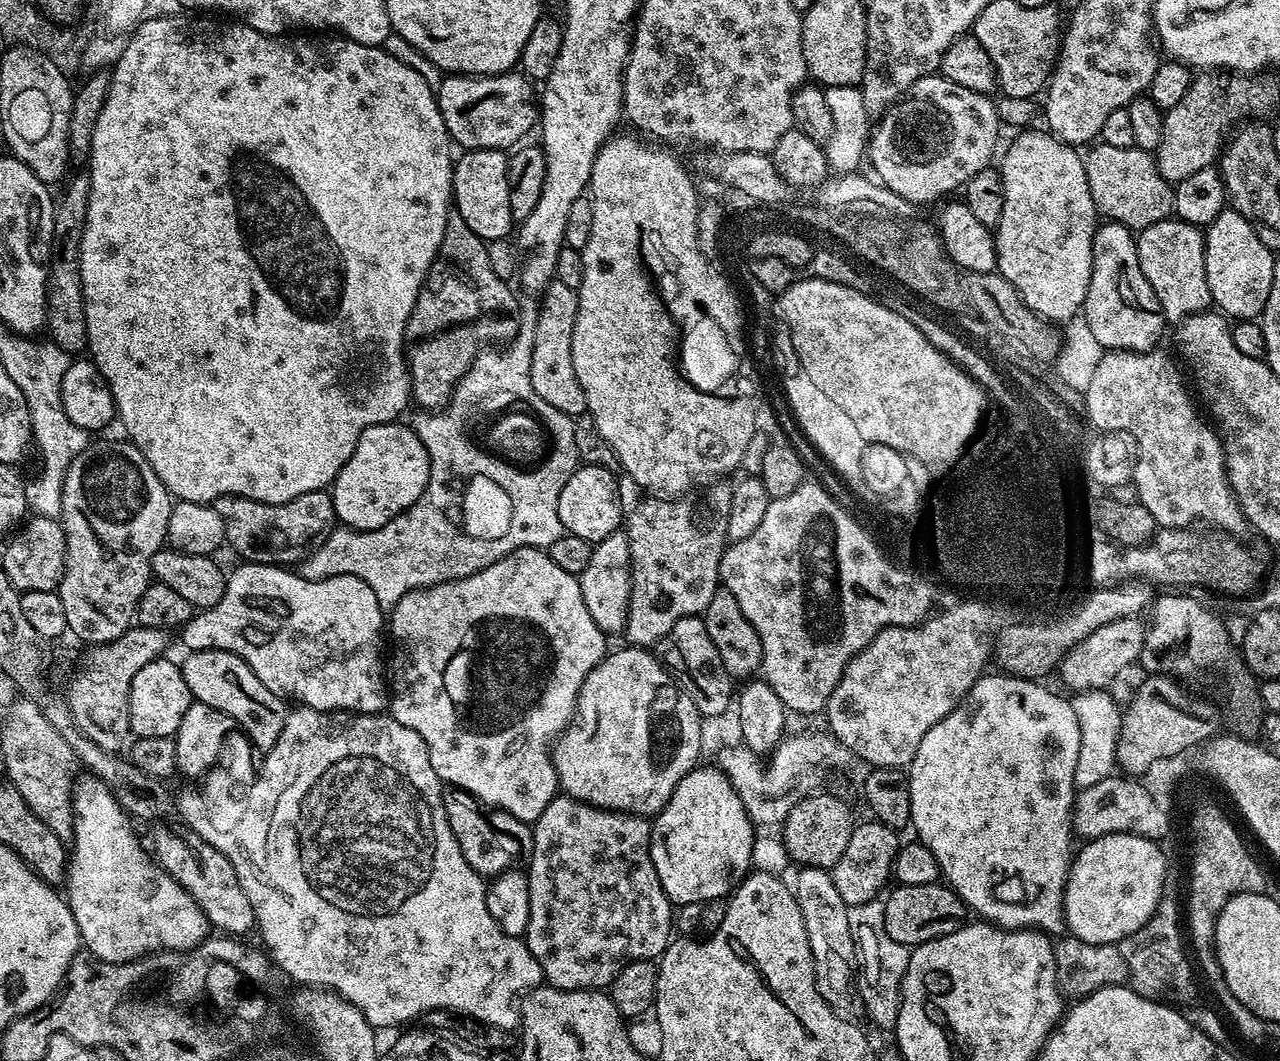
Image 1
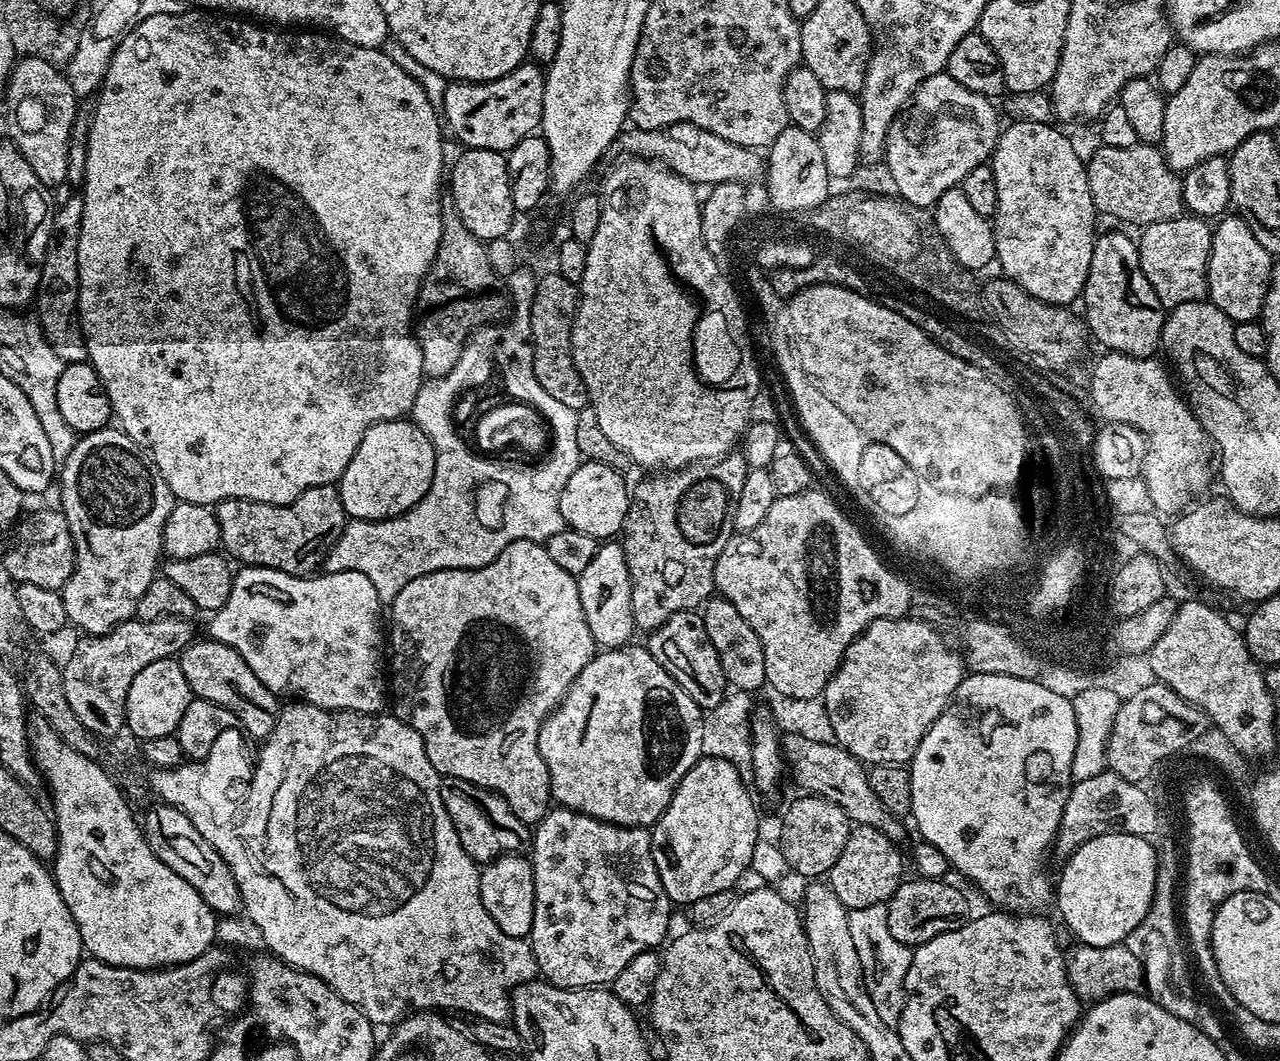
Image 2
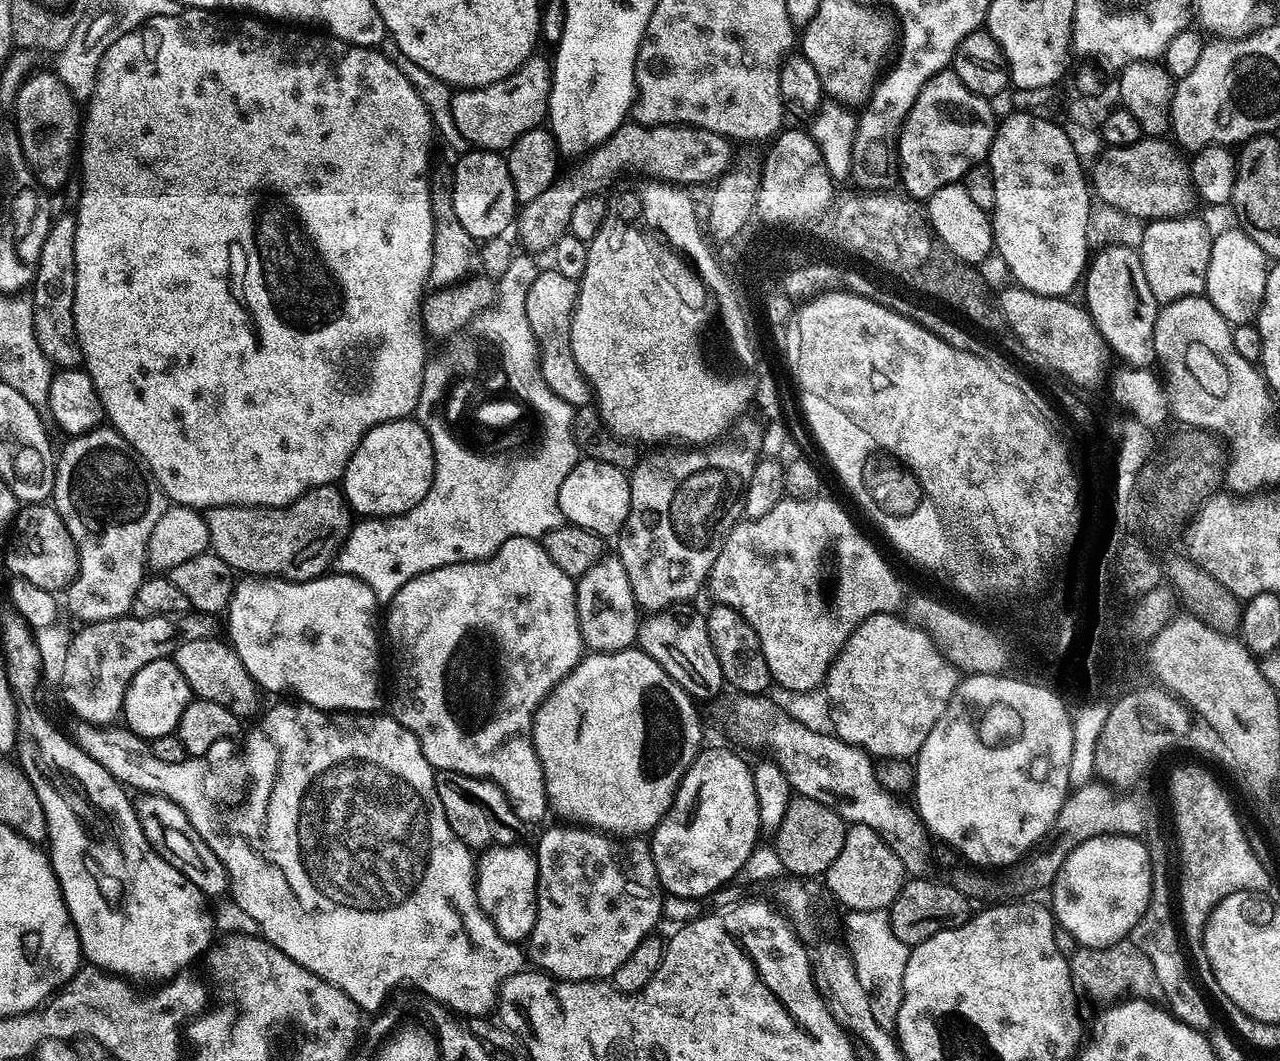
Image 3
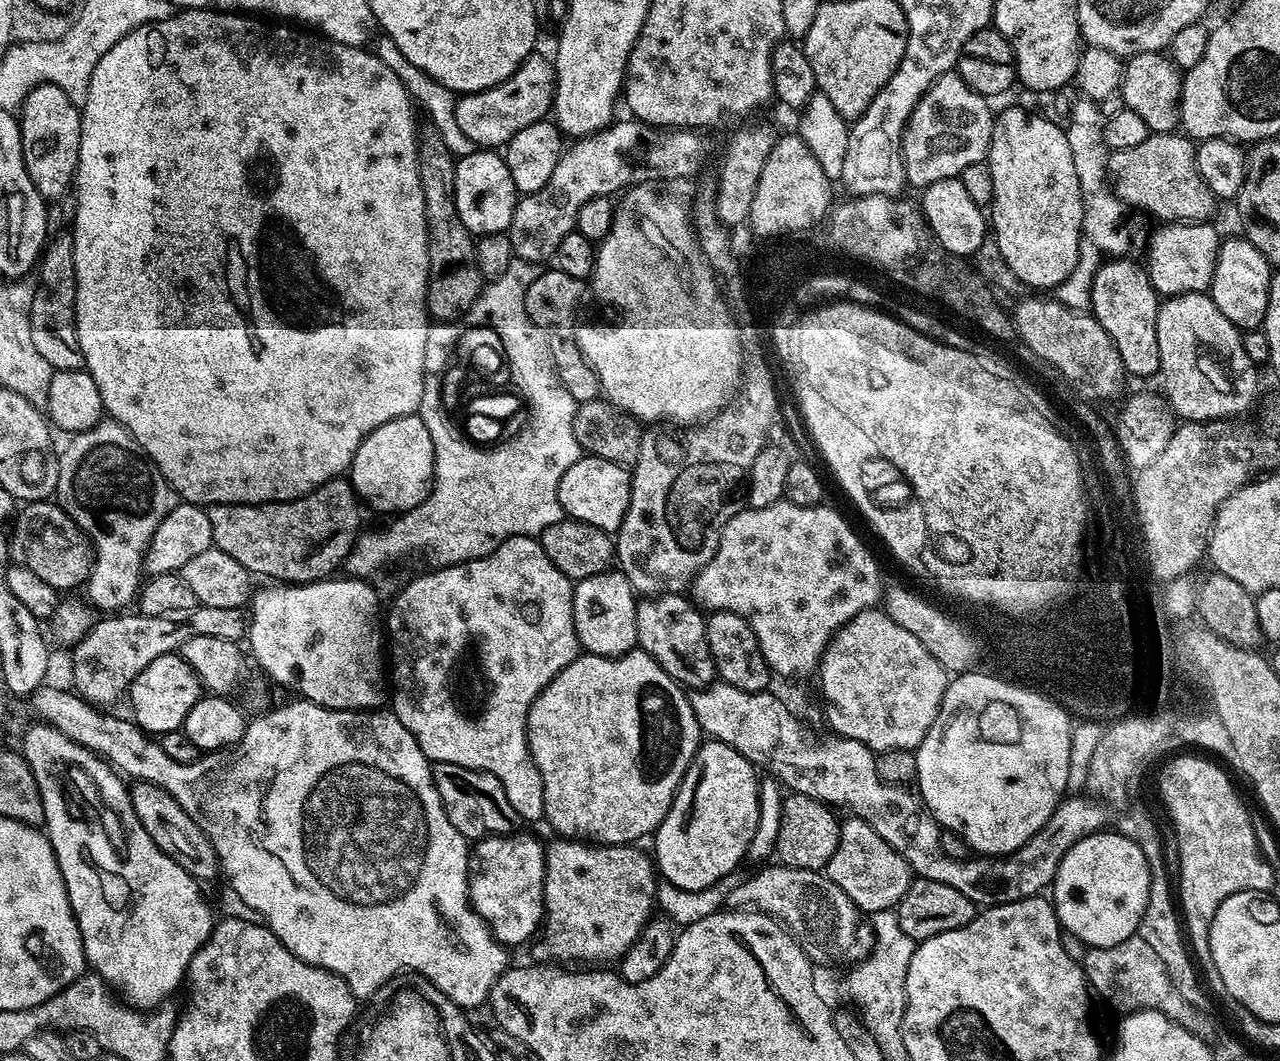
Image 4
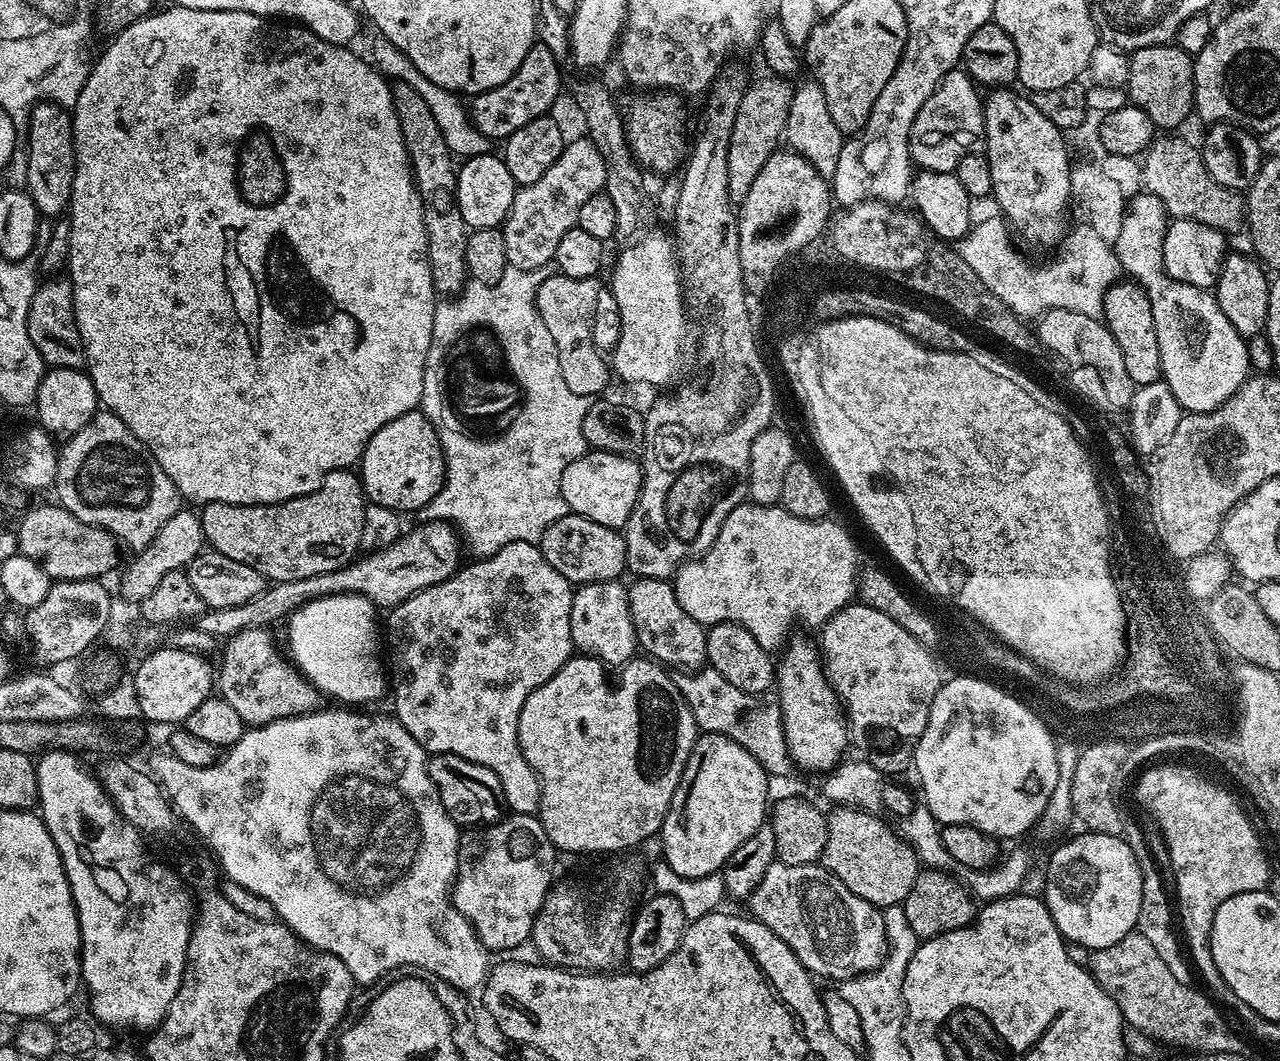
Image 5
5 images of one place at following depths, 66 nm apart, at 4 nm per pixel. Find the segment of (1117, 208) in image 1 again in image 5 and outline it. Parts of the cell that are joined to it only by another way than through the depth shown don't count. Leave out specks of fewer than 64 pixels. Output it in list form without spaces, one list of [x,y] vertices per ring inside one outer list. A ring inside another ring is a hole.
[[[1164,134],[1161,138],[1153,139],[1148,151],[1143,153],[1143,187],[1147,192],[1152,194],[1154,198],[1158,198],[1158,202],[1162,202],[1162,206],[1166,206],[1169,217],[1177,220],[1193,220],[1194,222],[1202,222],[1206,226],[1214,226],[1220,232],[1231,234],[1245,227],[1246,224],[1246,200],[1243,195],[1235,188],[1227,188],[1218,182],[1214,182],[1214,178],[1210,178],[1210,174],[1204,165],[1204,157],[1201,149],[1196,148],[1192,144],[1187,144],[1184,140],[1179,140],[1176,134]]]

